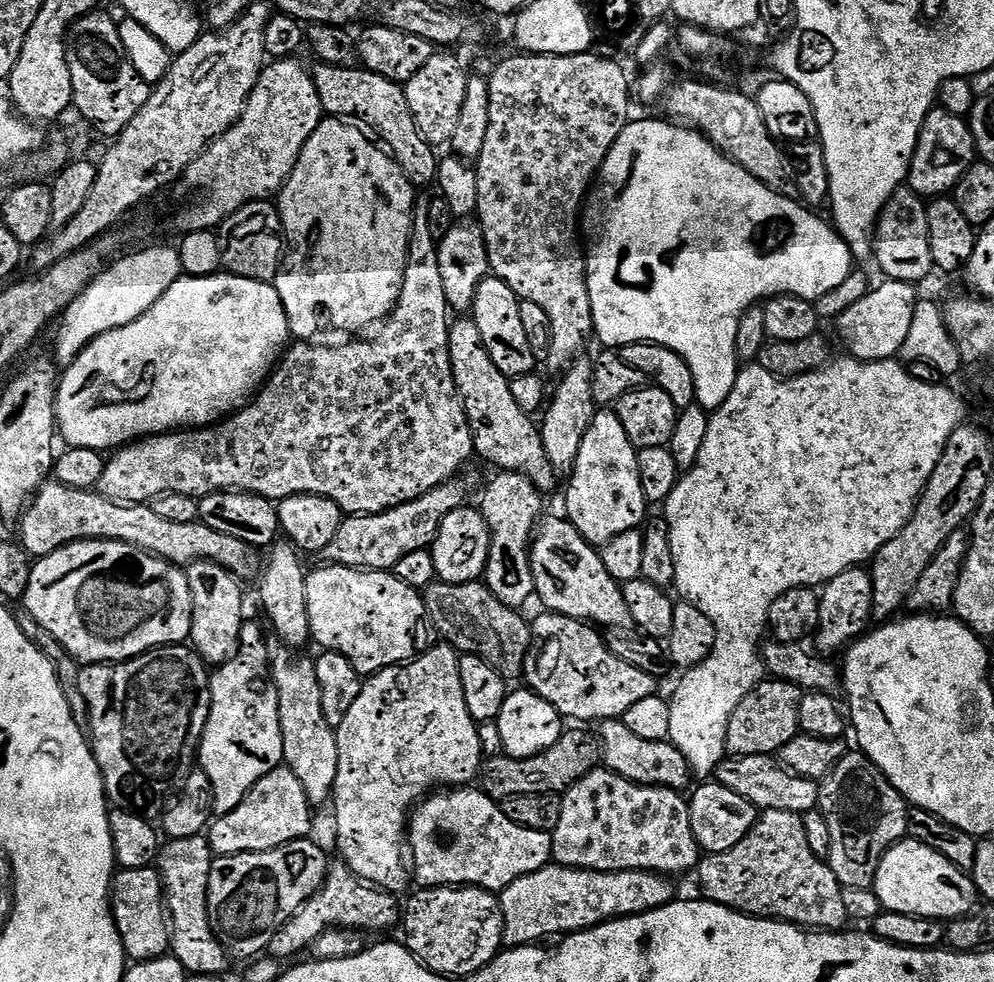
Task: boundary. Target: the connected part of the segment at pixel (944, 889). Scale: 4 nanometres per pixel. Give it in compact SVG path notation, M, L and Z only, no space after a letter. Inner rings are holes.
M911 838L901 840L884 855L876 871L874 891L880 900L883 911L897 912L907 916L925 916L941 922L957 920L959 916L966 916L978 904L976 883L972 881L971 875L965 869L954 866L954 862L942 858L942 854L938 854L938 850L930 850L930 846L922 846L922 842Z

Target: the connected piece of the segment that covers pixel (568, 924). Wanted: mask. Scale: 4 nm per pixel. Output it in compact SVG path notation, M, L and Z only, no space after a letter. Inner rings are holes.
M555 862L549 863L548 867L534 874L518 878L518 882L499 893L500 909L504 915L504 944L508 948L523 948L543 941L540 940L543 936L559 937L607 924L621 916L641 916L643 912L652 912L677 899L678 892L672 884L675 883L659 872L591 872L585 868L566 868Z

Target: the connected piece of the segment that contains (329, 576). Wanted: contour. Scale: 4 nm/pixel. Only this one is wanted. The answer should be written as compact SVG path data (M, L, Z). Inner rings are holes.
M323 567L317 572L309 571L306 582L306 606L310 614L312 640L320 643L321 649L342 654L361 674L375 674L383 668L407 664L409 660L415 660L421 652L428 651L430 621L423 595L417 589L406 586L406 582L402 582L388 570Z

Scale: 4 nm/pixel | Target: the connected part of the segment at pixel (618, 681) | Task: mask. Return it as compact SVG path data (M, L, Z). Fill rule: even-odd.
M545 611L543 615L530 624L532 641L523 679L528 680L531 691L553 704L561 717L576 720L572 722L615 720L623 718L634 702L657 695L657 677L638 670L638 666L626 662L617 653L615 656L591 623L560 616L557 612Z

